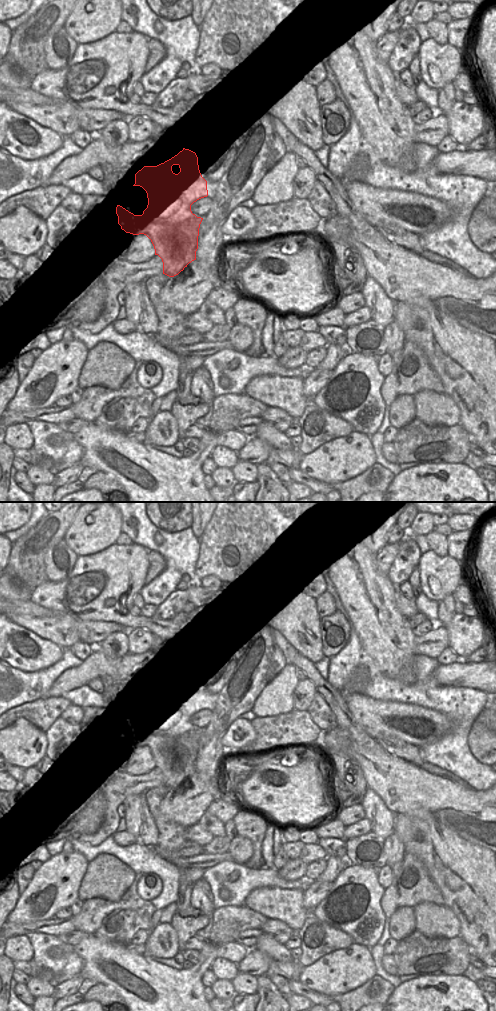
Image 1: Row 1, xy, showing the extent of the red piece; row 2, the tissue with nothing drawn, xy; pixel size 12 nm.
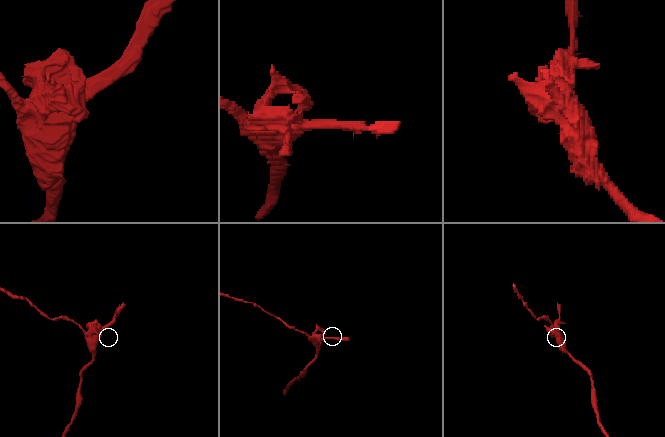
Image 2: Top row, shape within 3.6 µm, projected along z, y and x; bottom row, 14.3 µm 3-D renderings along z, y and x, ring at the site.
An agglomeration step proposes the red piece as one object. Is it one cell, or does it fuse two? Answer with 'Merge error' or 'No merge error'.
Merge error

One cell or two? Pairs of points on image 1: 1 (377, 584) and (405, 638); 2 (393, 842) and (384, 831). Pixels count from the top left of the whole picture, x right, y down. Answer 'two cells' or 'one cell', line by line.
1: one cell
2: two cells

